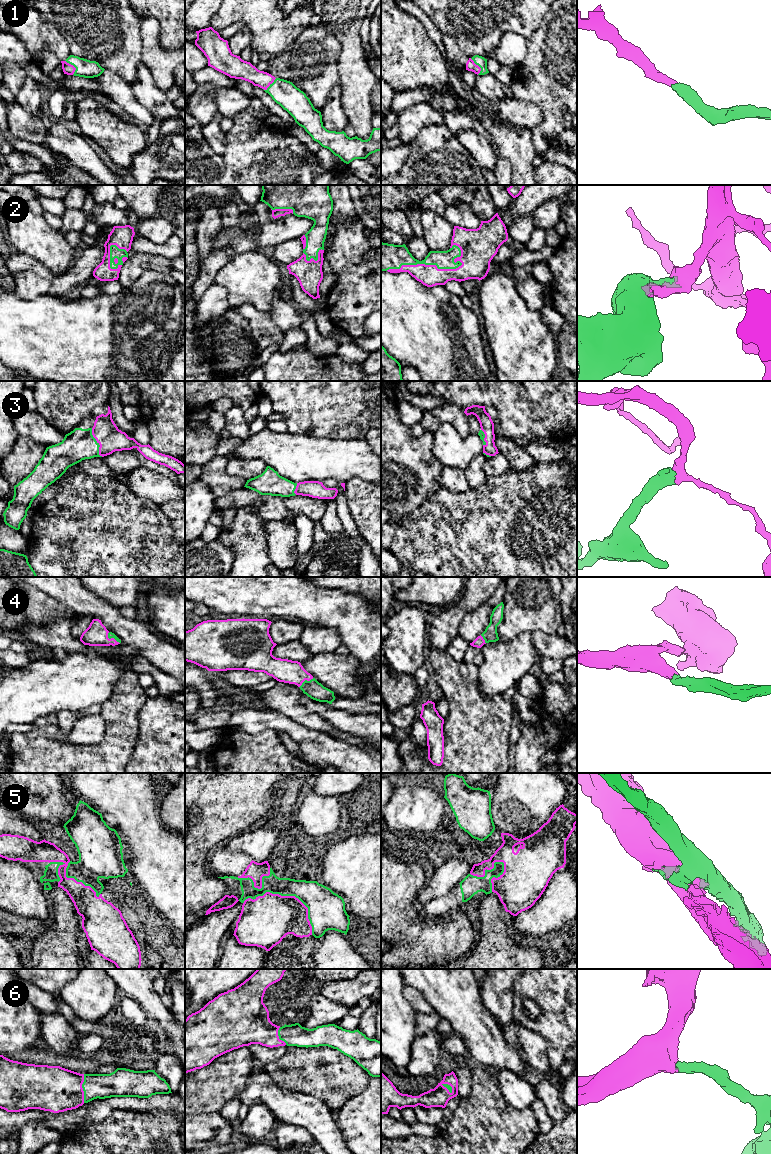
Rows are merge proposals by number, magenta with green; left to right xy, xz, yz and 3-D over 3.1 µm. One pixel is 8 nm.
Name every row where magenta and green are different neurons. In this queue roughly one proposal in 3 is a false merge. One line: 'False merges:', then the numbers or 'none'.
False merges: 5

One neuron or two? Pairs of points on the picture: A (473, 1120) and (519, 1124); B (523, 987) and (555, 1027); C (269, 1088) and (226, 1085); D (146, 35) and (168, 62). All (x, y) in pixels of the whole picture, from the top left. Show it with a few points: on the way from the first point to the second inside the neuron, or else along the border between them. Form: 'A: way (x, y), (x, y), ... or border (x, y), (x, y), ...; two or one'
A: way (484, 1119), (489, 1119), (494, 1124), (508, 1124); one
B: way (535, 992), (552, 1009), (555, 1015); one
C: border (255, 1064), (245, 1088), (237, 1096); two
D: way (150, 42), (161, 55); one

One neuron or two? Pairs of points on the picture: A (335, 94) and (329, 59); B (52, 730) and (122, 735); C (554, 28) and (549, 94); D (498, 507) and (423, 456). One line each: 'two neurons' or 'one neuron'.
A: two neurons
B: two neurons
C: one neuron
D: two neurons

